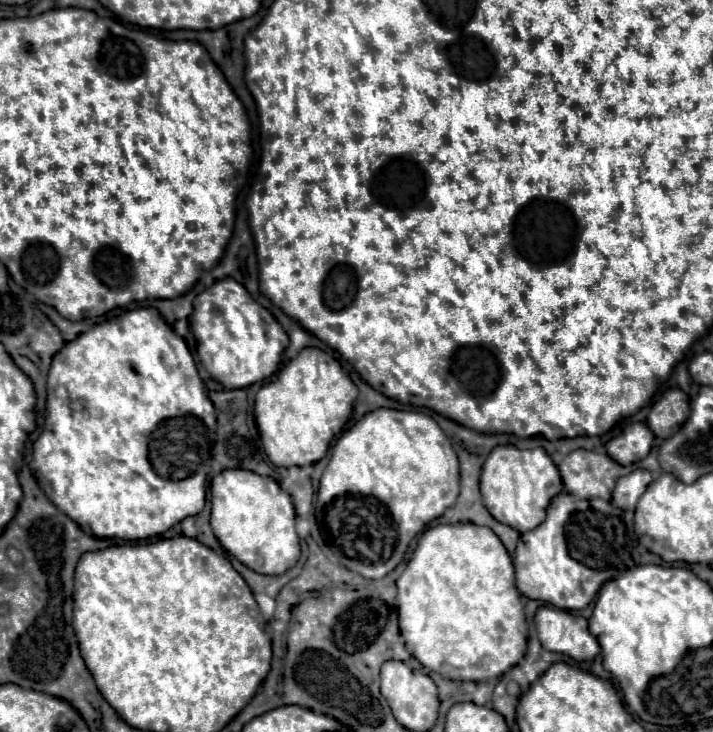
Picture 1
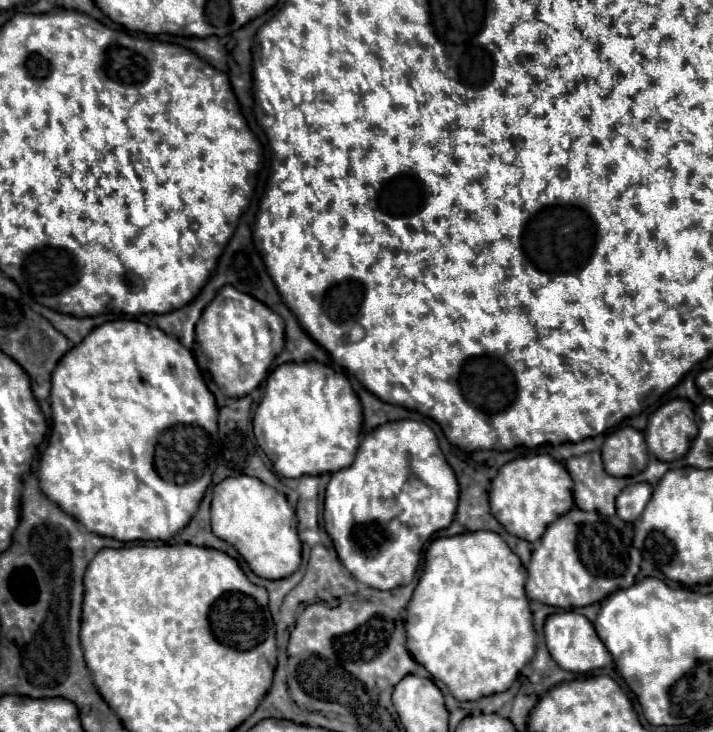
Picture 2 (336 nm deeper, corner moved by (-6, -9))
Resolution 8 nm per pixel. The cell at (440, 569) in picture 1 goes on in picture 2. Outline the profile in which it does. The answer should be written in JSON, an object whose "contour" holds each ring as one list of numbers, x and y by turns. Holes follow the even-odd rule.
{"contour":[[462,532,430,542,424,554,424,572,406,608,408,650,436,680,442,680,460,702,504,692,520,670,534,658,536,632,524,592,526,568,496,532]]}

